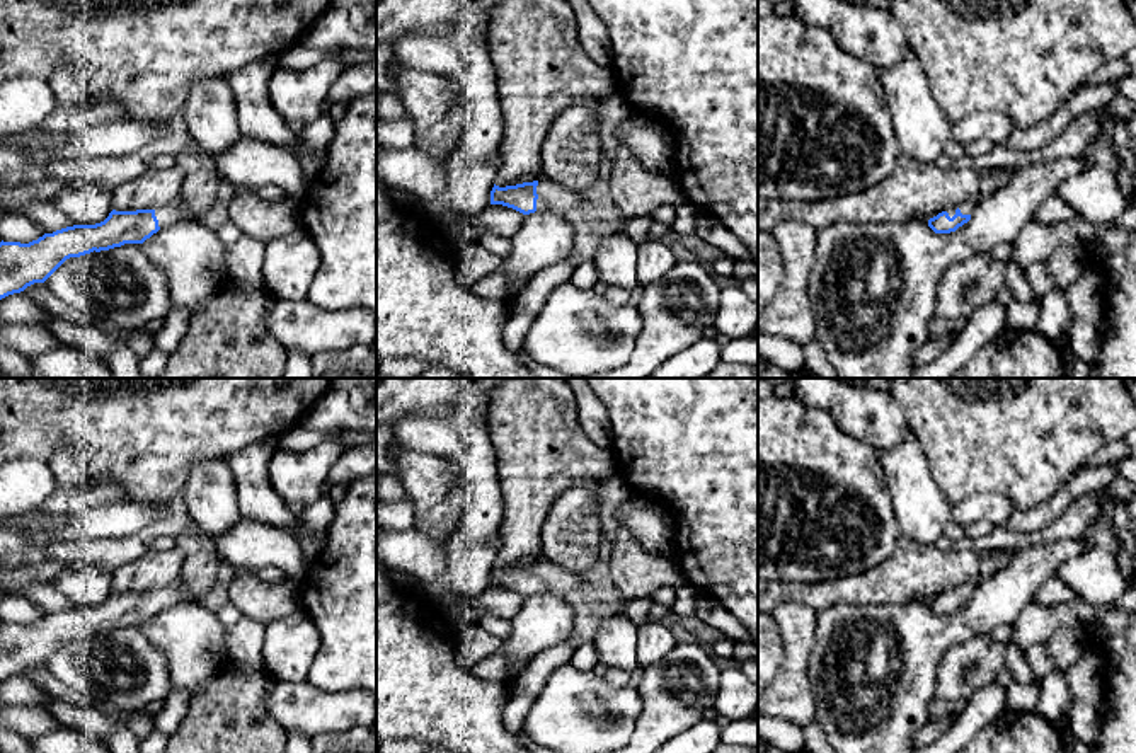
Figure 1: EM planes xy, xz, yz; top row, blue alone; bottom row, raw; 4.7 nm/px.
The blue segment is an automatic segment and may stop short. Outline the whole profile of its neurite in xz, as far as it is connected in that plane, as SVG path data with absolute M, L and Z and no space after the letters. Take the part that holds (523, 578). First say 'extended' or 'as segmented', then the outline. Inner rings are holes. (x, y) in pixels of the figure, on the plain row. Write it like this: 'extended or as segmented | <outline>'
extended | M547 557L533 564L499 569L491 572L491 586L502 586L523 596L548 593L560 598L571 598L582 588L584 581Z

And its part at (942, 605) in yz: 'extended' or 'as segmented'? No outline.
extended

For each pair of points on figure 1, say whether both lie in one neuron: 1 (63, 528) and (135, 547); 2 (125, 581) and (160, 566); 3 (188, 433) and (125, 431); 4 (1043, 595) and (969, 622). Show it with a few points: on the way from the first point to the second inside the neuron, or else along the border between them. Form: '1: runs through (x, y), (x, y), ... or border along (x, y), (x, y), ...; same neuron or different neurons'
1: border along (138, 530), (125, 537), (60, 540); different neurons
2: runs through (133, 580), (152, 571); same neuron
3: runs through (172, 431), (140, 431); same neuron
4: border along (1053, 574), (1038, 590), (1032, 602); different neurons

